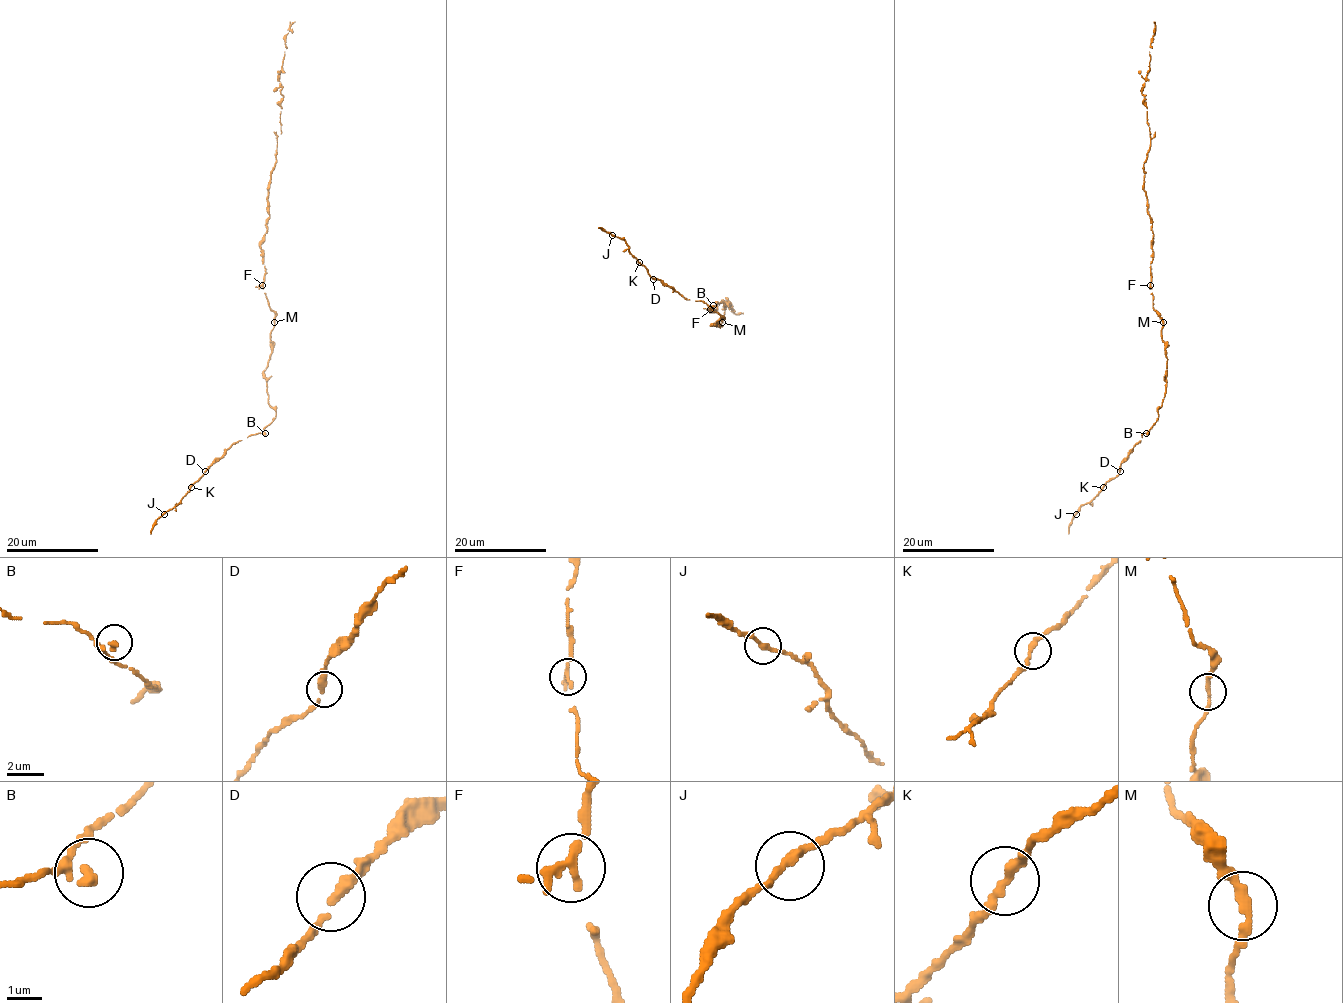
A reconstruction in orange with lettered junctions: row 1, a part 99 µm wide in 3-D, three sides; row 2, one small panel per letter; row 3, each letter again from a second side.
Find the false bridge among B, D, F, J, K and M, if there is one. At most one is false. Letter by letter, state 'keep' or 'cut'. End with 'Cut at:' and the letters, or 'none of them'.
B: keep
D: keep
F: cut
J: keep
K: keep
M: keep
Cut at: F

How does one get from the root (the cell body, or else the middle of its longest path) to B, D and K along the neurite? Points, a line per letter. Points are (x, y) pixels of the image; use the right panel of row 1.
B: (1153, 309), (1163, 322), (1162, 340), (1167, 359), (1166, 385), (1158, 419), (1146, 433)
D: (1153, 309), (1163, 322), (1162, 340), (1167, 359), (1164, 399), (1158, 419), (1142, 434), (1120, 471)
K: (1153, 309), (1163, 322), (1162, 340), (1167, 359), (1164, 399), (1158, 419), (1142, 434), (1119, 473), (1103, 487)

